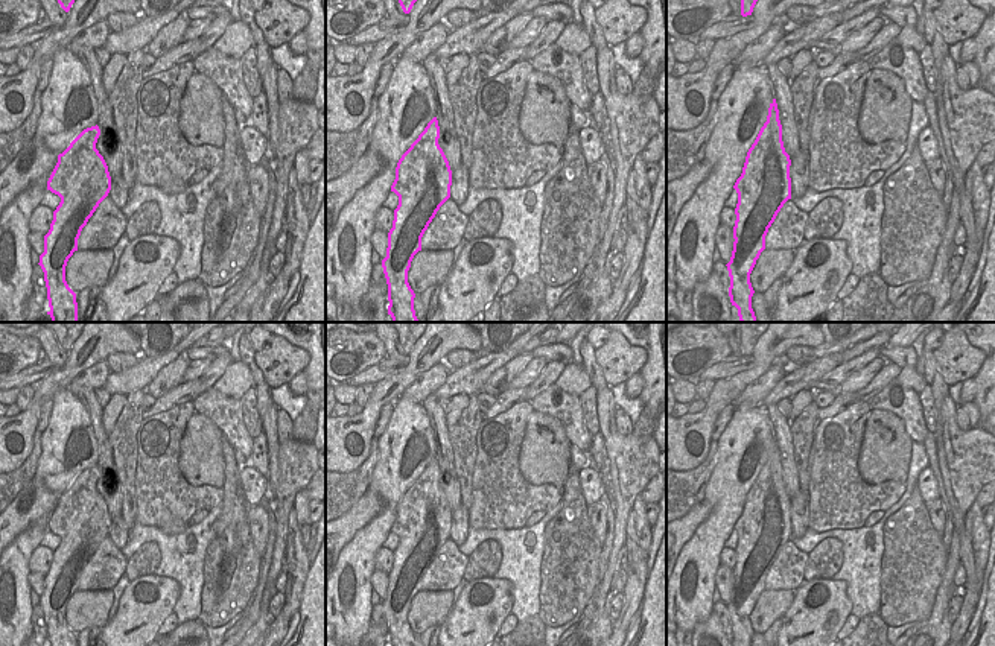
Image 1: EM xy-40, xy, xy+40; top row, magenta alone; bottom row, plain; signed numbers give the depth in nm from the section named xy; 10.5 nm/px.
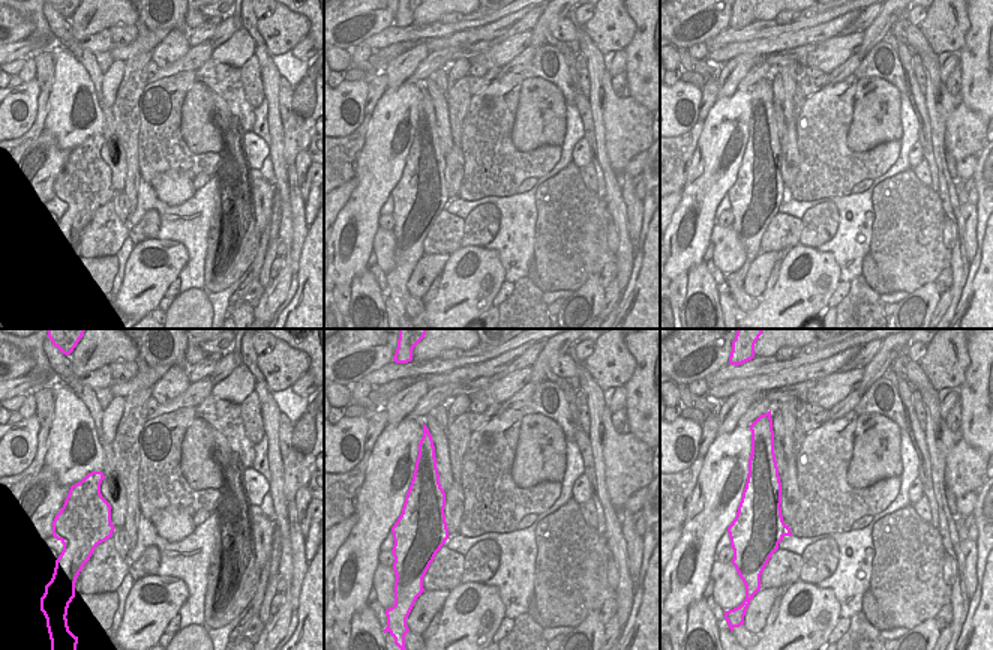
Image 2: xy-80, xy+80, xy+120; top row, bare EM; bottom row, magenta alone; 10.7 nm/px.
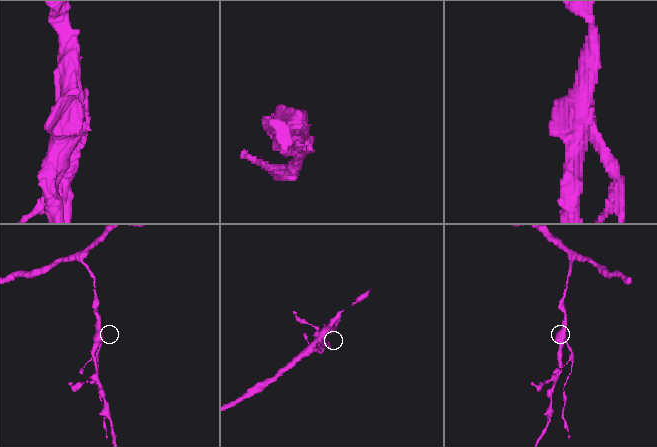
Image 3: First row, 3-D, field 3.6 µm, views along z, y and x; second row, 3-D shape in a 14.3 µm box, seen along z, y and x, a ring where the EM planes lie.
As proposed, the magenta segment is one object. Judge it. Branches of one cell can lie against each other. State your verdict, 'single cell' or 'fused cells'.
fused cells

